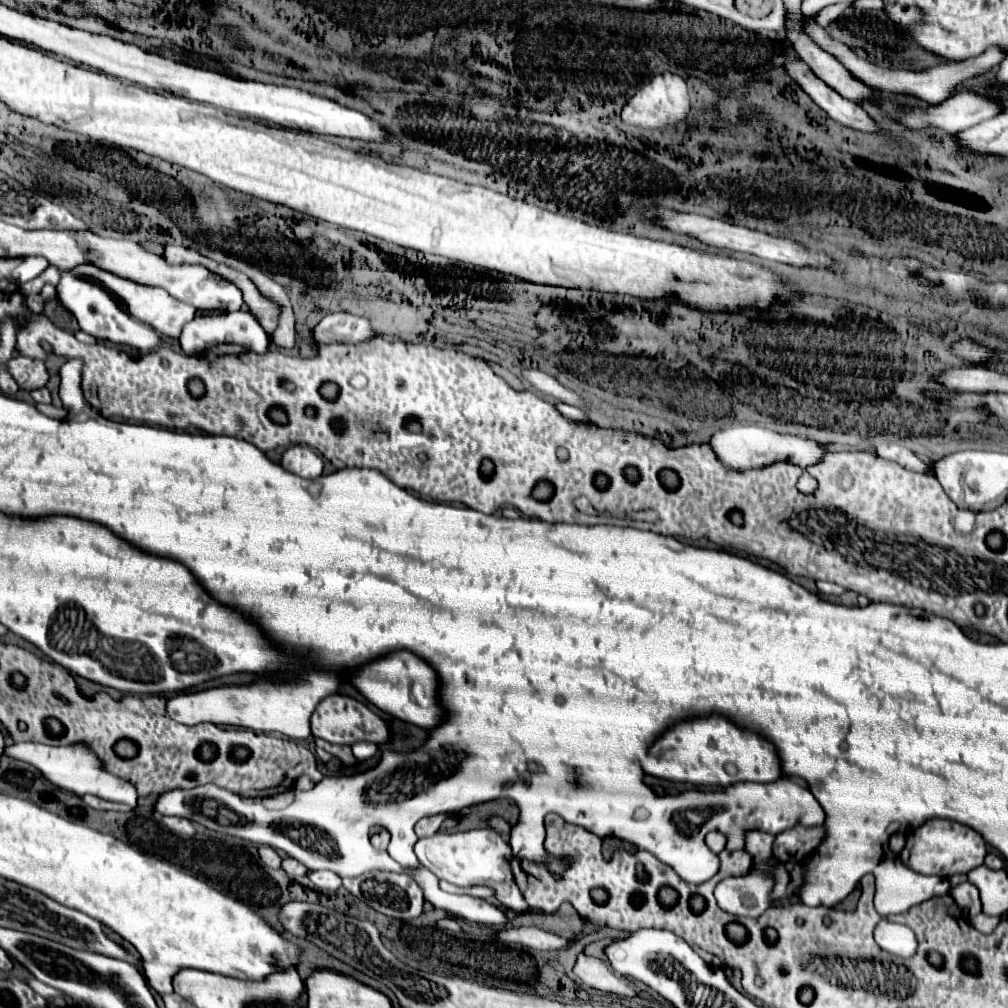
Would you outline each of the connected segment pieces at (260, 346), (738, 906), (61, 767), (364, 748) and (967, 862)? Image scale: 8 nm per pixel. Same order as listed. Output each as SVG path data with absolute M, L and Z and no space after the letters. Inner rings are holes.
M226 312L216 316L196 316L180 336L180 346L186 354L192 354L196 348L212 348L216 344L242 344L248 350L264 354L269 346L269 338L250 312Z
M760 862L754 864L754 870L736 876L736 878L726 878L716 886L716 900L718 906L734 916L750 916L756 918L762 912L766 912L768 906L768 890L772 890L772 866L776 862Z
M18 742L12 746L6 746L6 754L16 760L36 766L58 788L64 788L78 796L94 794L94 796L100 796L100 798L106 798L112 802L122 802L122 804L128 804L130 808L136 808L136 798L138 798L136 788L128 780L122 780L122 778L102 770L94 752L90 748L86 748L84 744L46 746L46 744L34 744L34 742Z
M358 742L356 746L352 746L352 752L354 752L355 758L360 762L372 758L377 749L378 746L376 744L364 744L364 742Z
M932 818L908 834L906 848L902 850L900 858L904 864L908 864L912 870L920 874L934 874L934 876L948 878L952 874L968 874L972 868L982 866L986 852L988 850L986 850L984 838L970 826L964 826L954 820ZM906 852L910 856L908 862L906 862Z

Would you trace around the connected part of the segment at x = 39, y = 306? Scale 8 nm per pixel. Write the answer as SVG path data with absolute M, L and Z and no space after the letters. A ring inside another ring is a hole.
M36 294L36 296L24 296L24 306L26 306L30 312L42 314L42 312L44 312L44 298L42 298L40 294Z

